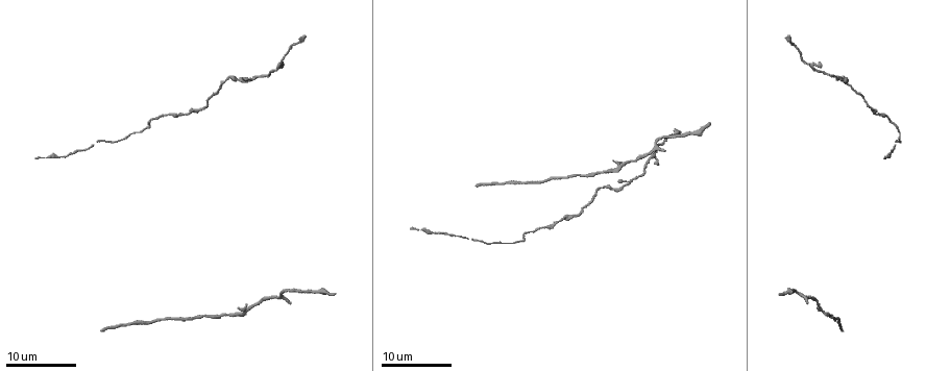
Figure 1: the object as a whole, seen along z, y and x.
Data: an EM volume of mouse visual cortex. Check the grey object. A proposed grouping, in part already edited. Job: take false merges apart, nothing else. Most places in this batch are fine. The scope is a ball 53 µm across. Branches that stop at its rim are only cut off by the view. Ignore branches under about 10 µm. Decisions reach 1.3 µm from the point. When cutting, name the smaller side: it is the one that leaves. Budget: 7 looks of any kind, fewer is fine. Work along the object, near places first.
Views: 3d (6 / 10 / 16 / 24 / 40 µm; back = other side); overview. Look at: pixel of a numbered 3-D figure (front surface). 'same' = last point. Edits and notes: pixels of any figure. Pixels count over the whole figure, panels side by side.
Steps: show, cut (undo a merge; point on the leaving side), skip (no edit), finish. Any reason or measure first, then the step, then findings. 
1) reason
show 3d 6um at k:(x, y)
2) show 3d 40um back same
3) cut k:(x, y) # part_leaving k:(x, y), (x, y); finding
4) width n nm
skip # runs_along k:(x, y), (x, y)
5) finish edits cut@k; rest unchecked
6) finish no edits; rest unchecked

thick turns thin
show 3d 16um at 1:(871, 108)

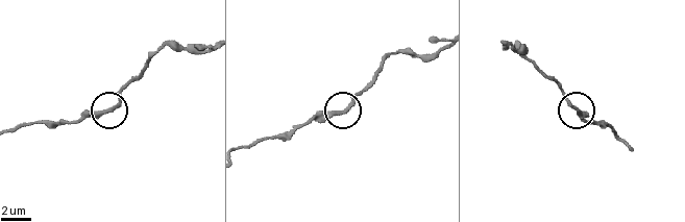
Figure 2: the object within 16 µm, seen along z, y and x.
show 3d 6um at 2:(577, 110)

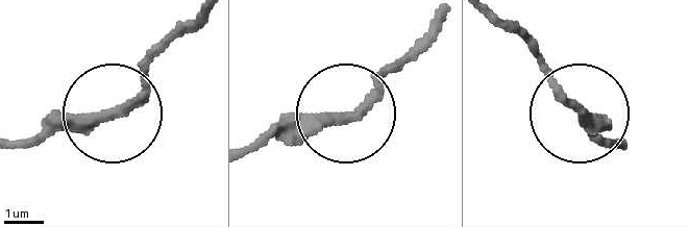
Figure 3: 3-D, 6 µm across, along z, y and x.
skip # runs_along 3:(253, 148), (284, 131), (323, 128), (419, 46); all the same cell

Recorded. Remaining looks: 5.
show 3d 24um at 1:(900, 130)

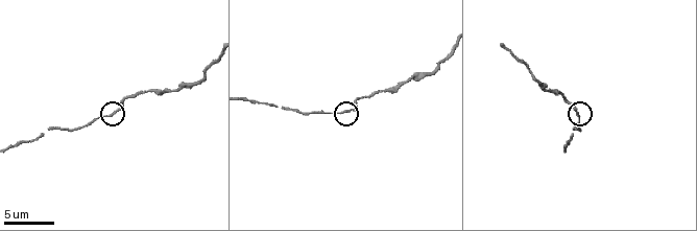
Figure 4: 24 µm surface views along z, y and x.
show 3d 10um at 4:(577, 116)

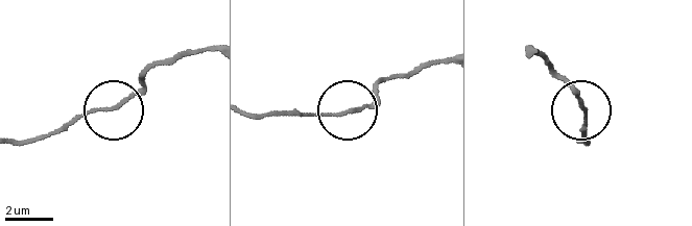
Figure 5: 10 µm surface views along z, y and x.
skip # runs_along 5:(248, 112), (350, 112), (368, 105), (380, 83), (396, 77); all the same cell

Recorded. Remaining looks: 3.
calibre changes
show 3d 10um at 4:(19, 145)

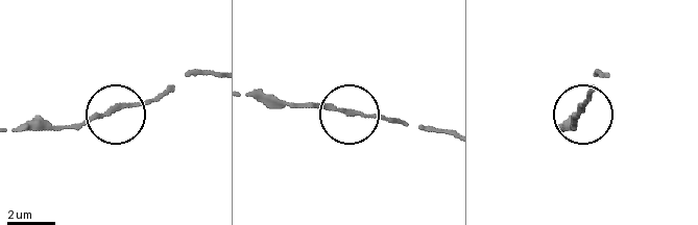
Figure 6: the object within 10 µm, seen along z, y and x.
skip # all the same cell

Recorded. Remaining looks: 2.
sudden change in width
show 3d 16um at 1:(843, 81)

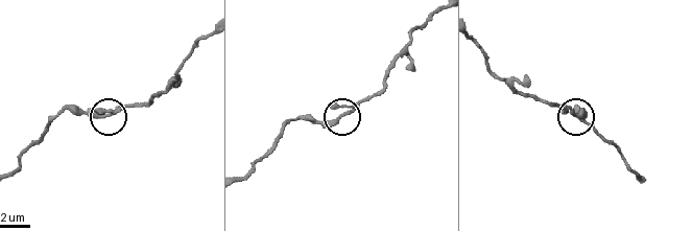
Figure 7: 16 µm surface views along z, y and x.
show 3d 10um at 7:(574, 112)

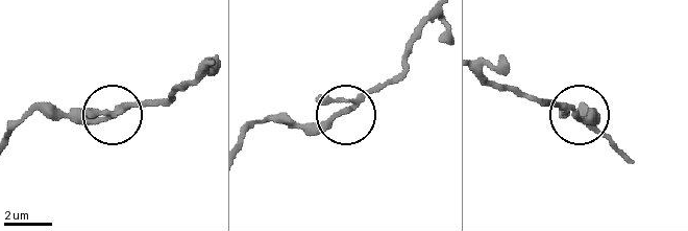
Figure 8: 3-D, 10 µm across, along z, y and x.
skip # runs_along 8:(251, 129), (275, 117), (299, 123), (335, 119), (387, 83); continuous, no second cell

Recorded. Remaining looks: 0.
finish no edits; rest unchecked

